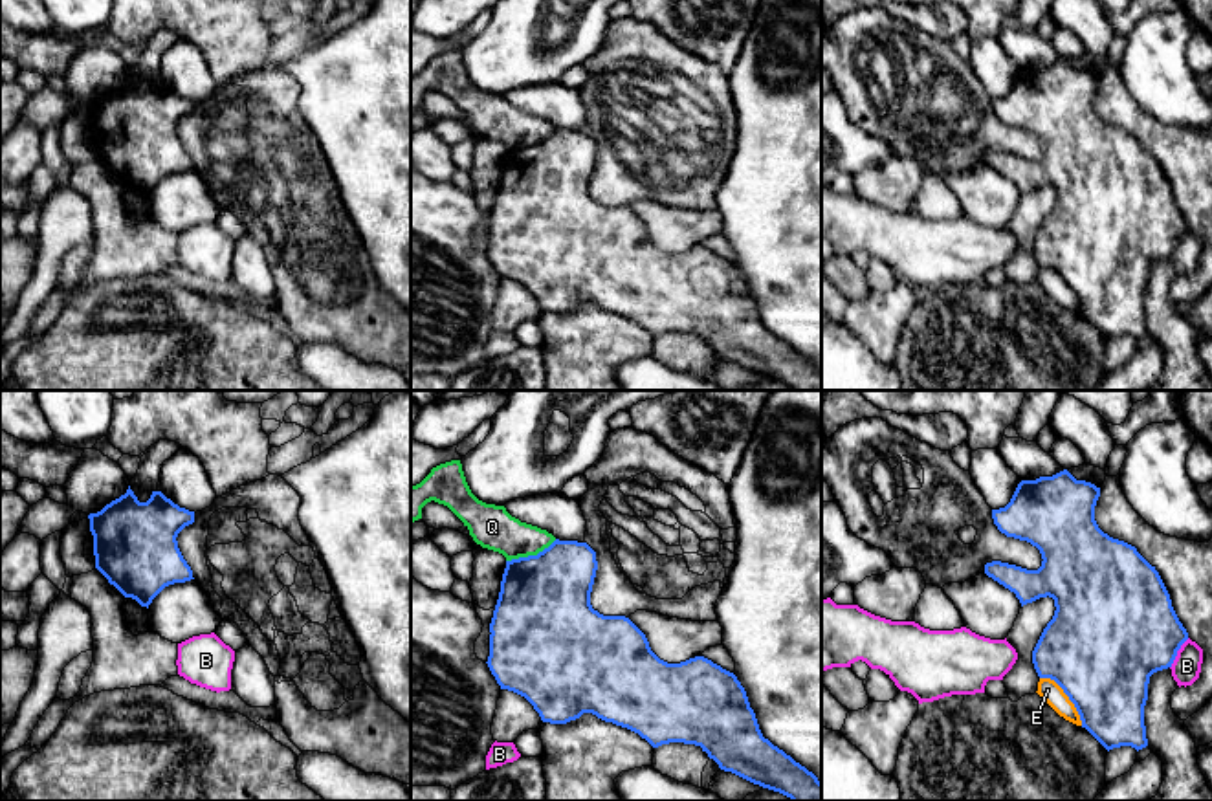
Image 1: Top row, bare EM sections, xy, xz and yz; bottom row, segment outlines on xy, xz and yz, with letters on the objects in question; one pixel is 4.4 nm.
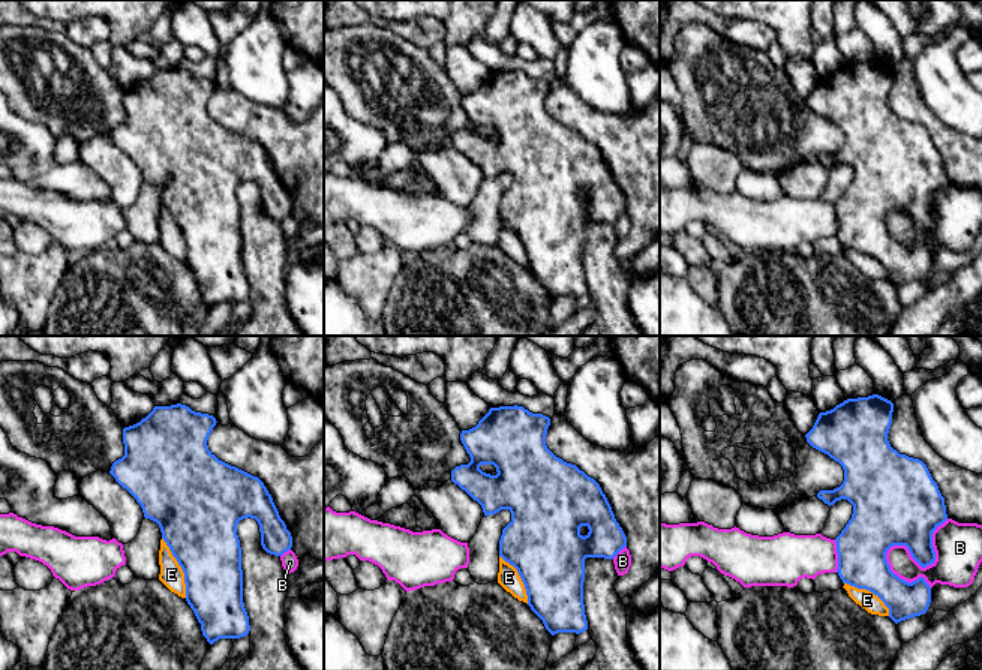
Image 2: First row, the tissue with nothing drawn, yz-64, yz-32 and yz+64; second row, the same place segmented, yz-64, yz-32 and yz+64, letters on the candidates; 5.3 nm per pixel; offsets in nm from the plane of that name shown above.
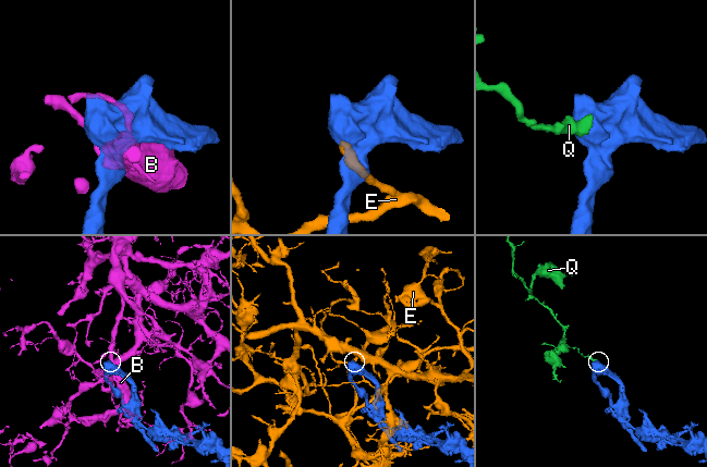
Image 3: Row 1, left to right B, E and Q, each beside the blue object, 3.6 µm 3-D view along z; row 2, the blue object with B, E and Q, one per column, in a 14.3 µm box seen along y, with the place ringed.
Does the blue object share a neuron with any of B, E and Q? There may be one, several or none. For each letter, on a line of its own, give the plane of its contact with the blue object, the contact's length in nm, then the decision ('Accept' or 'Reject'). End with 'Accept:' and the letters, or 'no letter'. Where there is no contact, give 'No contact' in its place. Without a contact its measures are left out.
B: Touches blue in yz. Shared border 160 nm. Reject
E: Touches blue in yz. Shared border 280 nm. Reject
Q: Touches blue in xz. Shared border 240 nm. Reject
Accept: no letter

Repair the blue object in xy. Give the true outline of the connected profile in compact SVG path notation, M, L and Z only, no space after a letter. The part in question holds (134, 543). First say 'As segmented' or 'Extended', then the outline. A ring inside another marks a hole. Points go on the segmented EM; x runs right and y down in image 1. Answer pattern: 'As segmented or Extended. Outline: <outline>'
As segmented. Outline: M134 491L90 513L95 568L125 598L141 607L169 585L194 579L178 548L178 533L194 522L194 511L180 508L161 491L139 502Z

